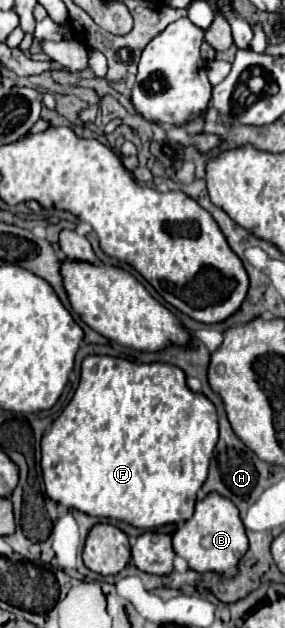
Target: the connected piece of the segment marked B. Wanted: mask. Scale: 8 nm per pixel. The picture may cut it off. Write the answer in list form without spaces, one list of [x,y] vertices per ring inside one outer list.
[[[207,494],[203,500],[195,504],[195,514],[175,530],[173,550],[177,556],[187,560],[191,570],[213,570],[223,576],[233,576],[237,572],[239,558],[247,550],[245,526],[239,518],[237,506],[221,494]]]

